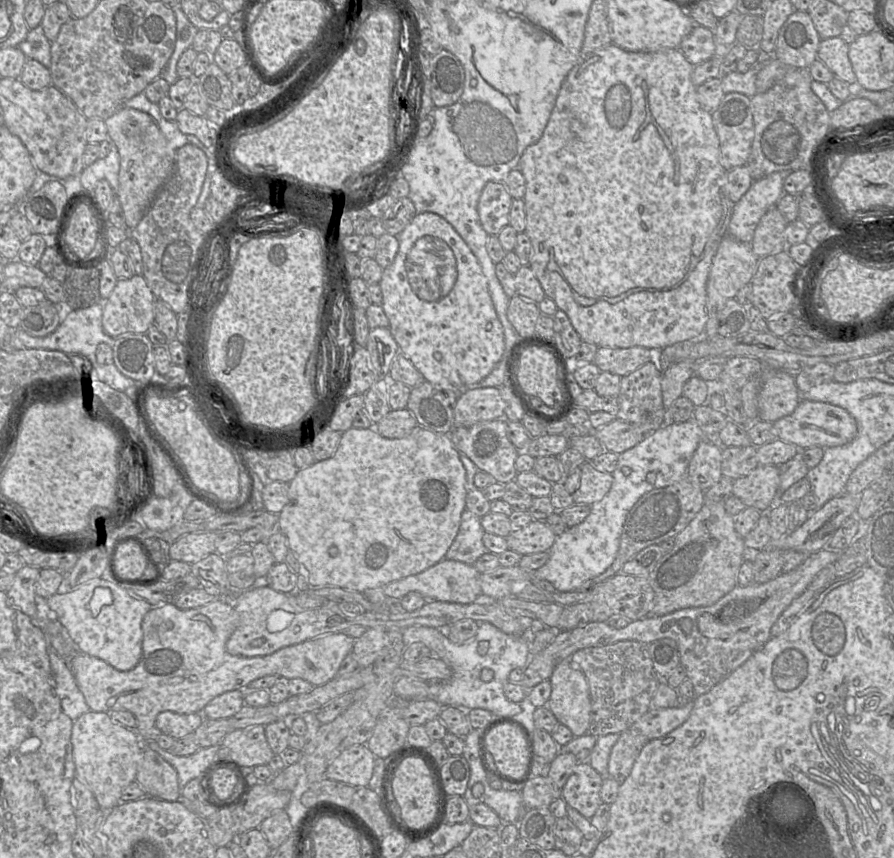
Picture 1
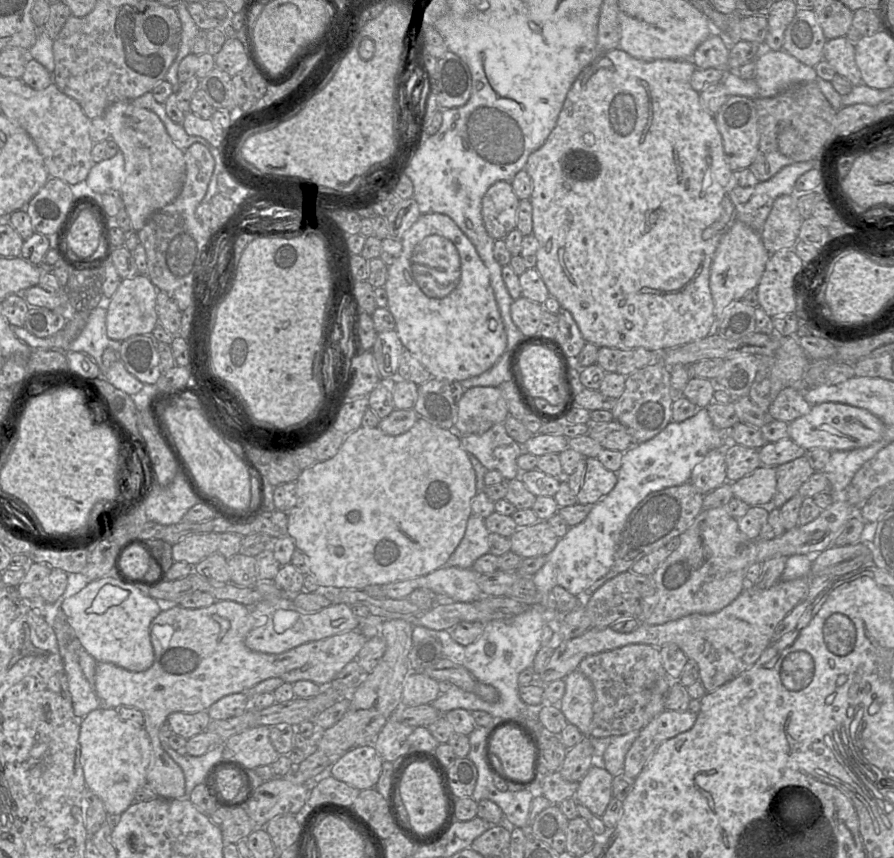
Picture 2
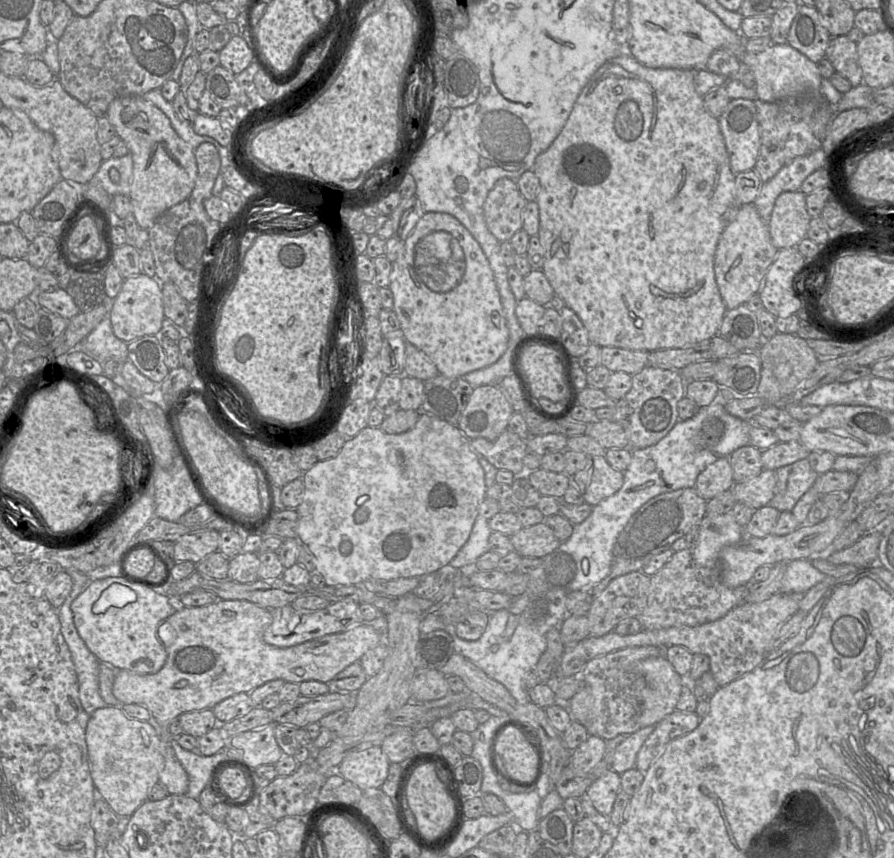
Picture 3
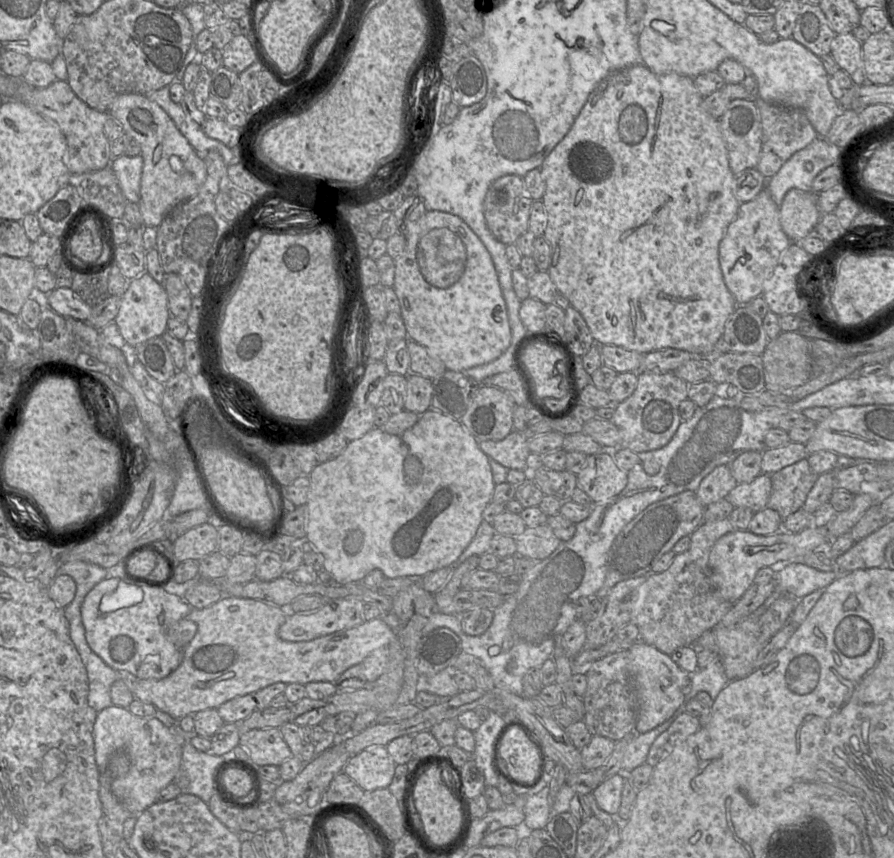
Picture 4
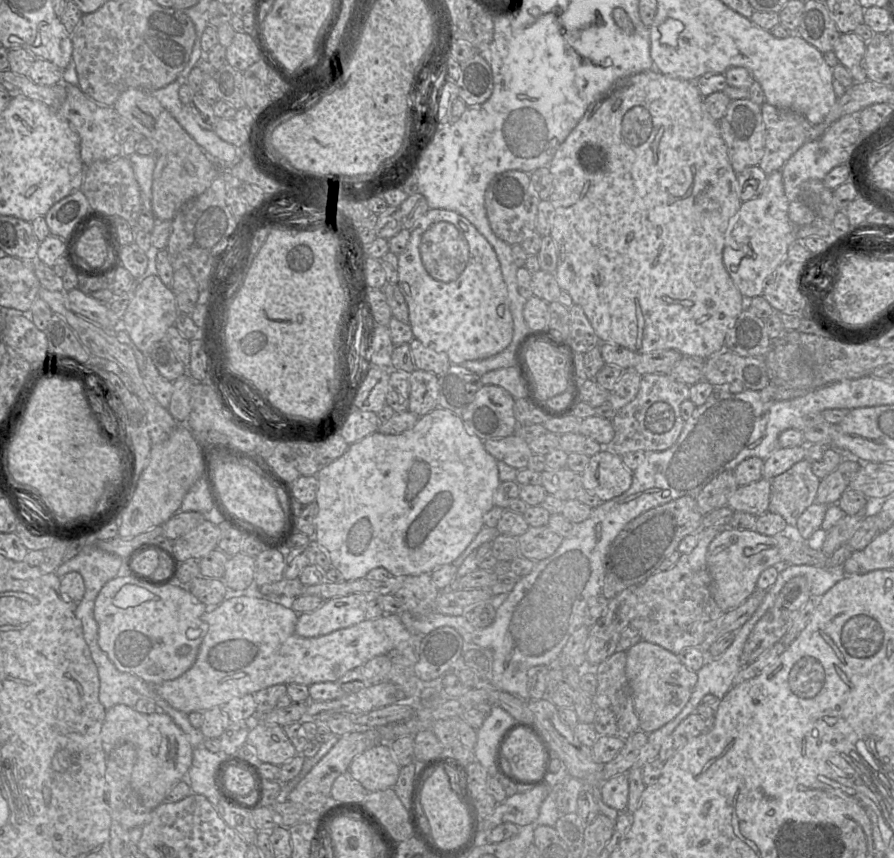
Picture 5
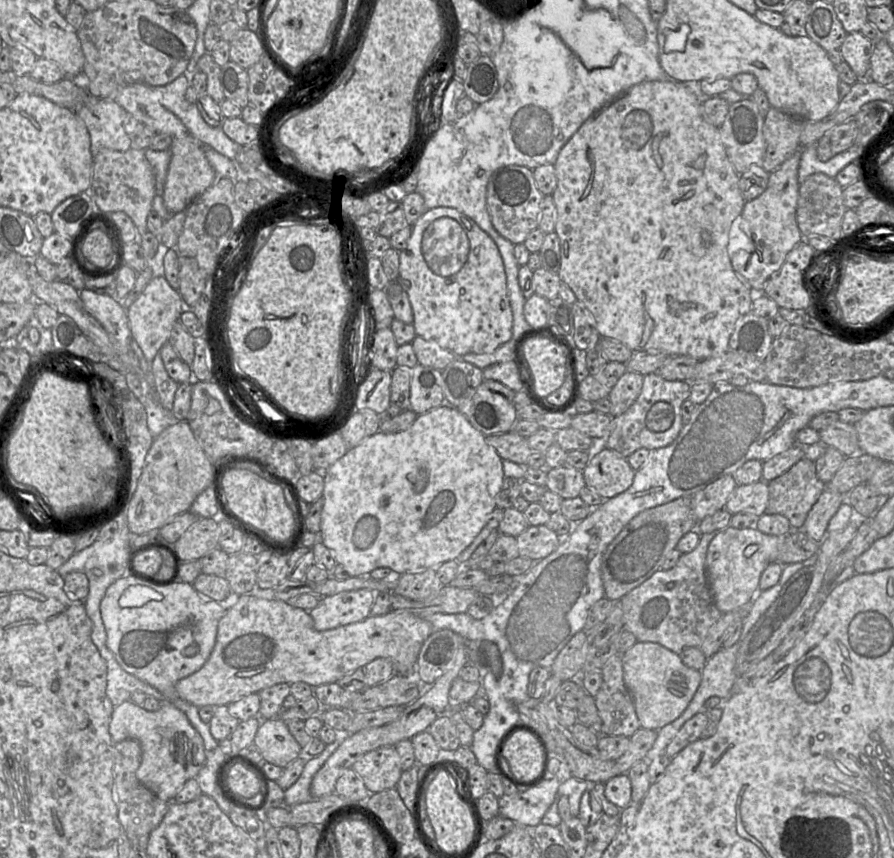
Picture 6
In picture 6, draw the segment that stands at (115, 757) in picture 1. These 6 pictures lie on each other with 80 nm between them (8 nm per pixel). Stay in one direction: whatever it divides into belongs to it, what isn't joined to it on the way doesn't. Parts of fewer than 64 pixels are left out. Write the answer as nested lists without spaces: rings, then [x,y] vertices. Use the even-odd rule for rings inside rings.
[[[130,700],[121,703],[114,707],[109,724],[109,733],[114,743],[125,739],[135,739],[140,743],[142,756],[136,777],[141,784],[165,802],[172,802],[182,786],[188,780],[196,777],[206,761],[203,738],[192,726],[186,714],[168,700],[162,701],[161,707],[157,711],[147,711]]]

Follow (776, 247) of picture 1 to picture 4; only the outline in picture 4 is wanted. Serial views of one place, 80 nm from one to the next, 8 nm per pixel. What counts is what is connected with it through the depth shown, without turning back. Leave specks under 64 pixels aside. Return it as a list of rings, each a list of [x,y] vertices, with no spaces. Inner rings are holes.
[[[799,189],[789,190],[779,206],[783,232],[791,242],[800,242],[815,232],[821,218],[817,208],[818,193]]]

